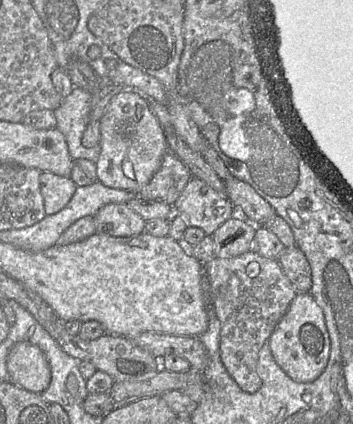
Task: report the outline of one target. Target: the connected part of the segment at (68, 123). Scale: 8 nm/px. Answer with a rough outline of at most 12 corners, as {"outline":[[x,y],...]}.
{"outline":[[73,87],[54,110],[70,157],[97,162],[100,142],[82,145],[92,94]]}

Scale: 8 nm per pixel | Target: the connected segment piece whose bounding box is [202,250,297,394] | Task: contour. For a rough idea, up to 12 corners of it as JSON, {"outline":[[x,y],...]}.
{"outline":[[253,250],[202,263],[220,357],[247,393],[297,292]]}

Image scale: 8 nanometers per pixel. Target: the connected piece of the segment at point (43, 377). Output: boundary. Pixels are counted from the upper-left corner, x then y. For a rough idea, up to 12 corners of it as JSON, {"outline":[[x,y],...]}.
{"outline":[[28,341],[7,356],[10,382],[42,393],[51,382],[45,354]]}

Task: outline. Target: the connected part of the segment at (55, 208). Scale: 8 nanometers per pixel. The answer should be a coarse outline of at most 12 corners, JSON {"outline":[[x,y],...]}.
{"outline":[[41,172],[46,215],[62,210],[77,188],[69,177]]}

